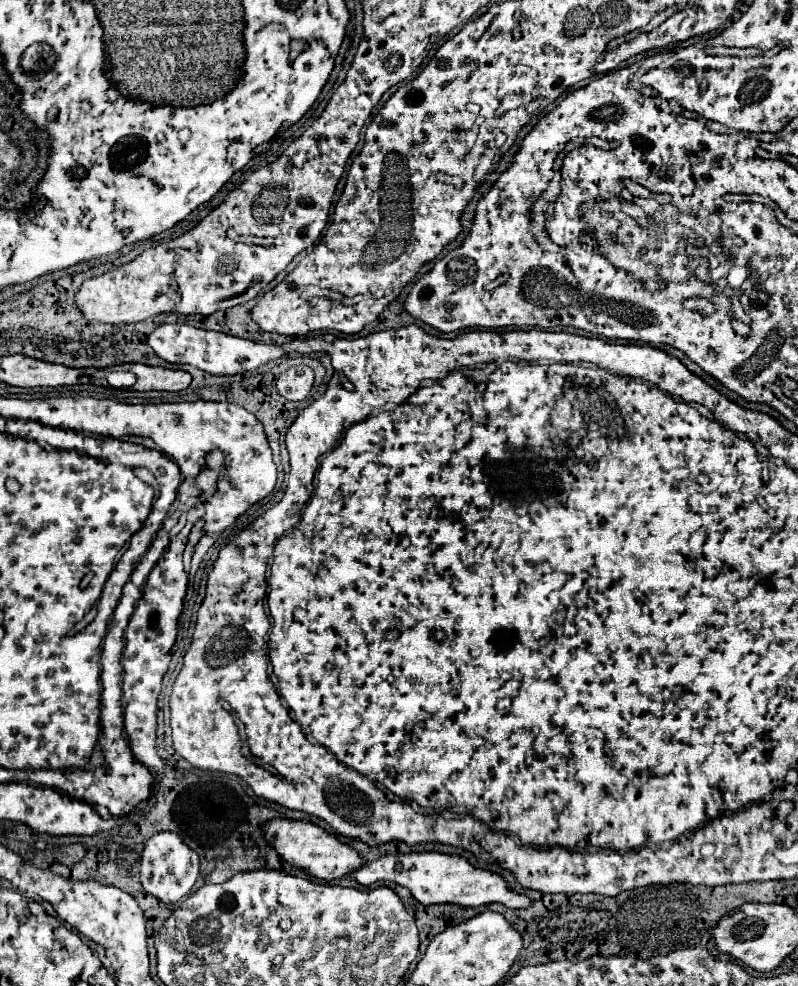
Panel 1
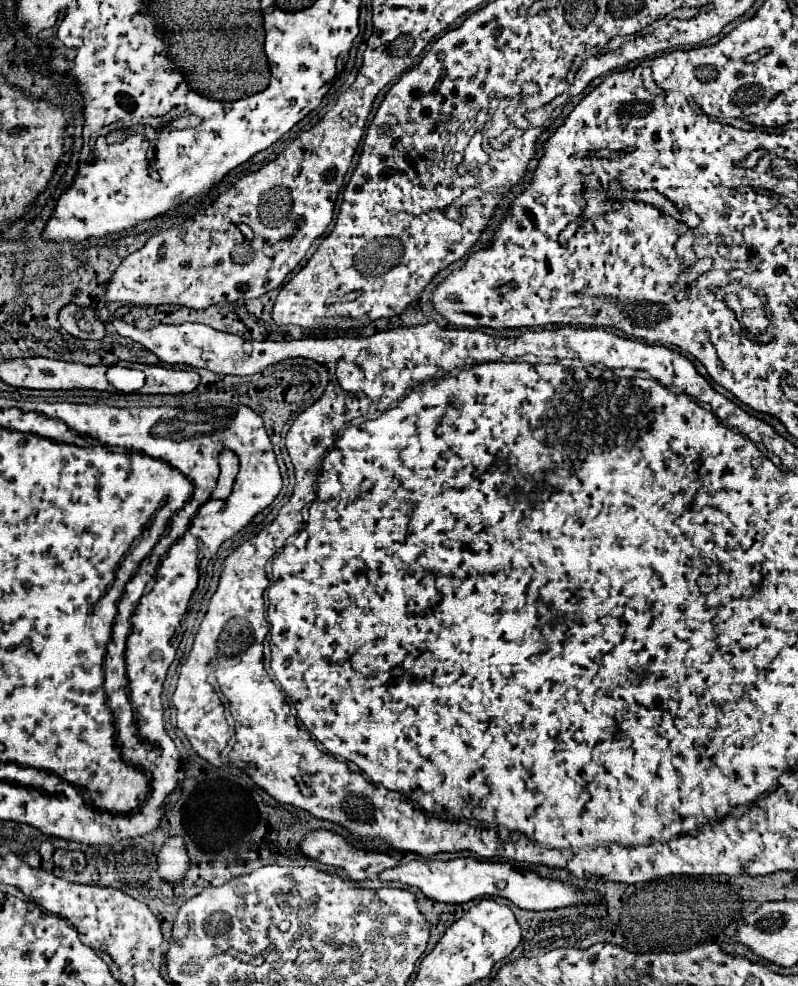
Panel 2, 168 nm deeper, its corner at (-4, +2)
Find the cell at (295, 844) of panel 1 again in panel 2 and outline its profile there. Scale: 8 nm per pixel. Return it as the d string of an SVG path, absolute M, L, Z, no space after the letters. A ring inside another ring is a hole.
M310 831L300 841L300 851L326 867L342 869L352 881L362 881L368 877L378 875L384 869L398 865L394 857L376 851L364 851L352 847L344 837L332 831Z

